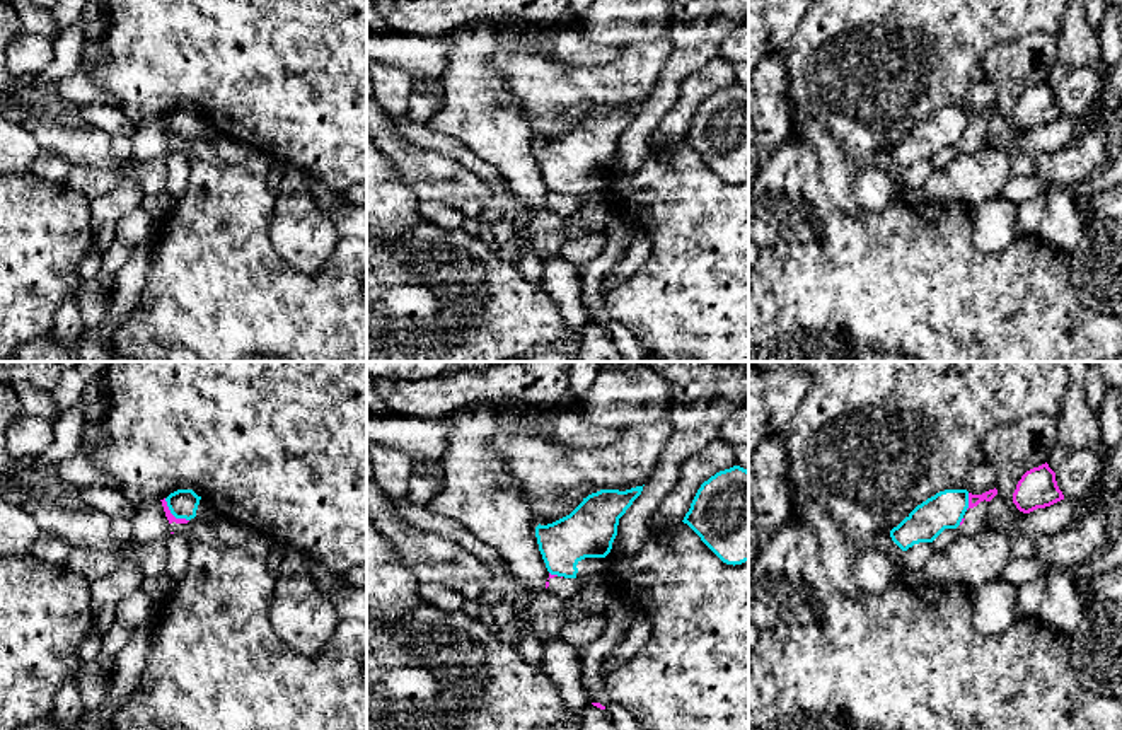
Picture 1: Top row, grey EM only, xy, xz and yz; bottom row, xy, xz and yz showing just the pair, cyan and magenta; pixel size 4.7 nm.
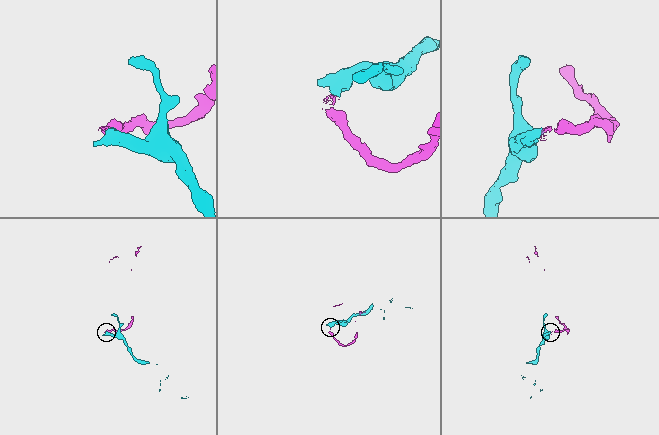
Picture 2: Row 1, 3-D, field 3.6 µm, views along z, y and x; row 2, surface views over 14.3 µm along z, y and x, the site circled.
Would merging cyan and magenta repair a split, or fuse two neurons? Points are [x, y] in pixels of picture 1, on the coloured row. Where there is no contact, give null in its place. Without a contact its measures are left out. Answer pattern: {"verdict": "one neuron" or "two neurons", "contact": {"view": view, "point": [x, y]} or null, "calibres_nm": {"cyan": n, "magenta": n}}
{"verdict": "two neurons", "contact": {"view": "xy", "point": [173, 514]}, "calibres_nm": {"cyan": 140, "magenta": 40}}

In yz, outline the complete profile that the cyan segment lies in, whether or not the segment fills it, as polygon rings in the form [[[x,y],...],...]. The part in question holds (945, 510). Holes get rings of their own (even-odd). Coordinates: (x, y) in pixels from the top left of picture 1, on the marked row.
[[[967,490],[940,491],[894,527],[890,537],[902,551],[919,542],[933,542],[945,529],[957,529],[967,508]]]

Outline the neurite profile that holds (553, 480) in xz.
[[[665,418],[622,428],[616,442],[590,449],[566,449],[518,432],[494,435],[491,445],[506,462],[535,525],[547,525],[570,515],[592,493],[643,486],[670,433],[672,423]]]

